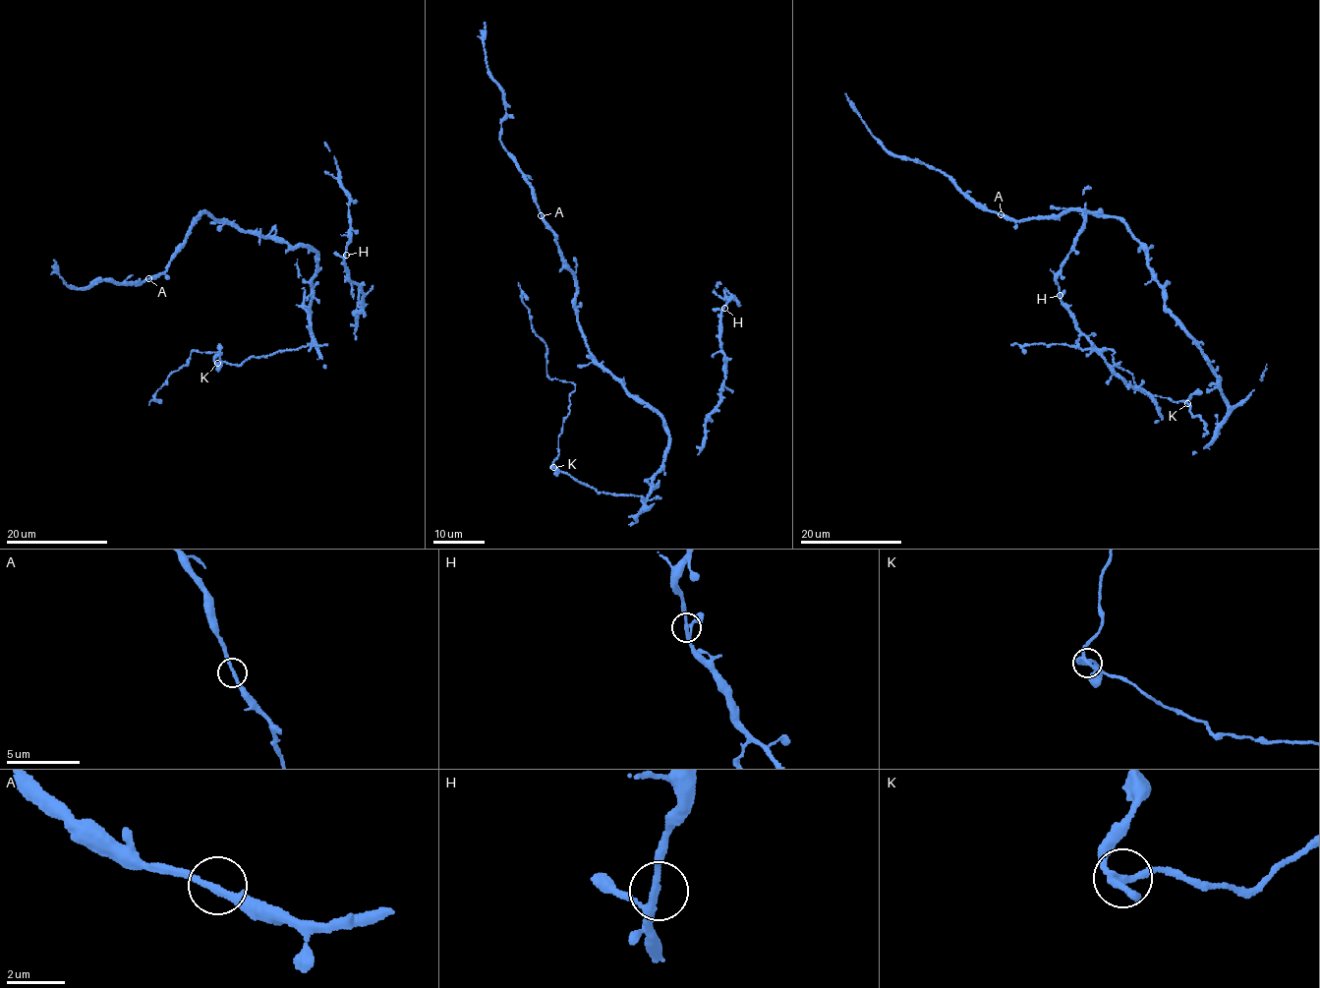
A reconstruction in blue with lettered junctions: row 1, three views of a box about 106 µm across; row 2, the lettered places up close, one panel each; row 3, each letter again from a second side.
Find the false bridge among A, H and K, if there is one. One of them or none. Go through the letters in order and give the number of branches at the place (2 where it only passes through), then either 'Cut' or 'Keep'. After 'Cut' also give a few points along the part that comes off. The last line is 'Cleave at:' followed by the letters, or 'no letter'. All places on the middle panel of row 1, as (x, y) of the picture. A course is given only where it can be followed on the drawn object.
A: Branches: 2. Keep
H: Branches: 3. Keep
K: Branches: 3. Keep
Cleave at: no letter

